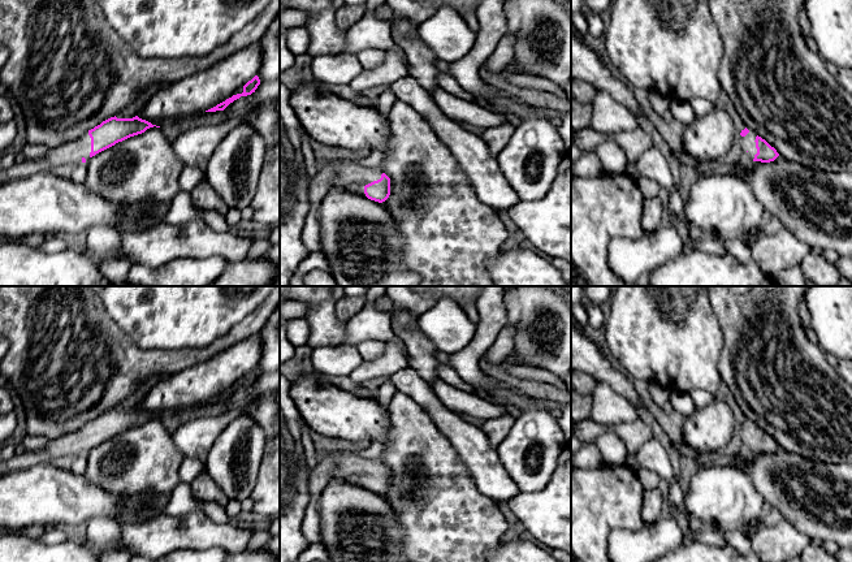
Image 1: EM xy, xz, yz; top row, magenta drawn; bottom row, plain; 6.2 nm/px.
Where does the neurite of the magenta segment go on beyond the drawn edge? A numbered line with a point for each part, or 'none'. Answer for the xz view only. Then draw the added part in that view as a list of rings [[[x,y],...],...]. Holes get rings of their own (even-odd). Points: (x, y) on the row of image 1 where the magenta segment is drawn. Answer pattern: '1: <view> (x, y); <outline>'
1: xz (351, 177); [[[332,160],[337,169],[337,176],[332,183],[332,187],[355,193],[366,196],[364,186],[381,178],[382,168],[362,167],[350,160]],[[316,163],[317,169],[323,168],[326,163]]]

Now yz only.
1: yz (747, 143); [[[749,130],[749,133],[745,137],[741,137],[741,135],[738,137],[744,157],[748,161],[753,161],[754,155],[757,154],[756,142],[754,142],[756,137],[757,134],[752,130]]]

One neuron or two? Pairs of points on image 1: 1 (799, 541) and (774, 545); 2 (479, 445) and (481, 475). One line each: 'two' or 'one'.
1: one
2: one

